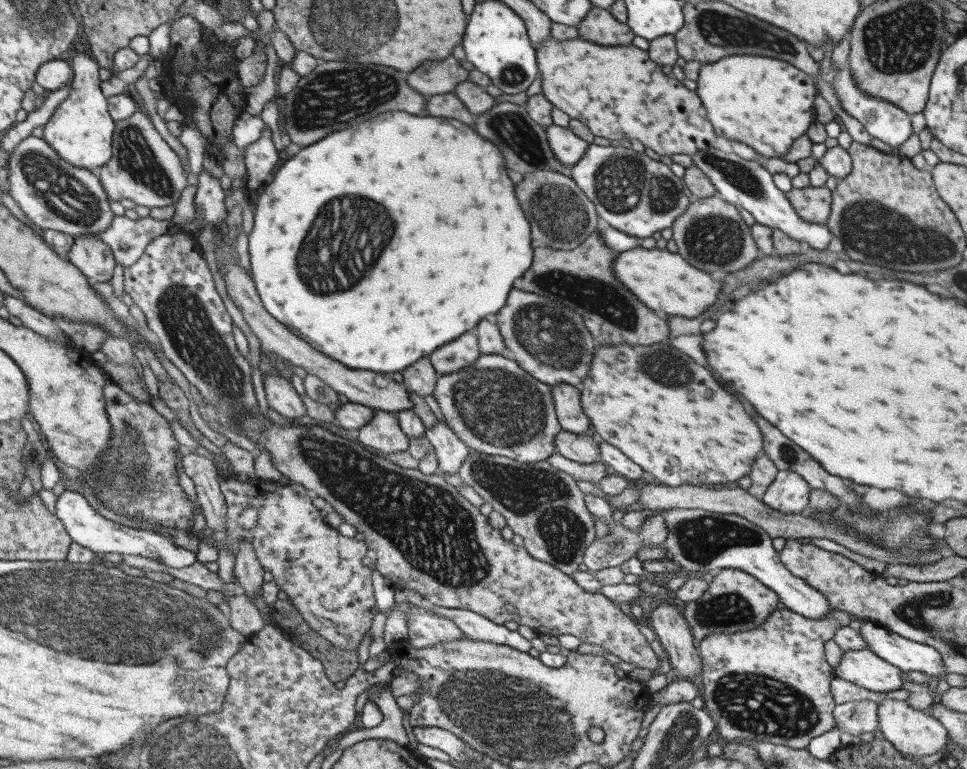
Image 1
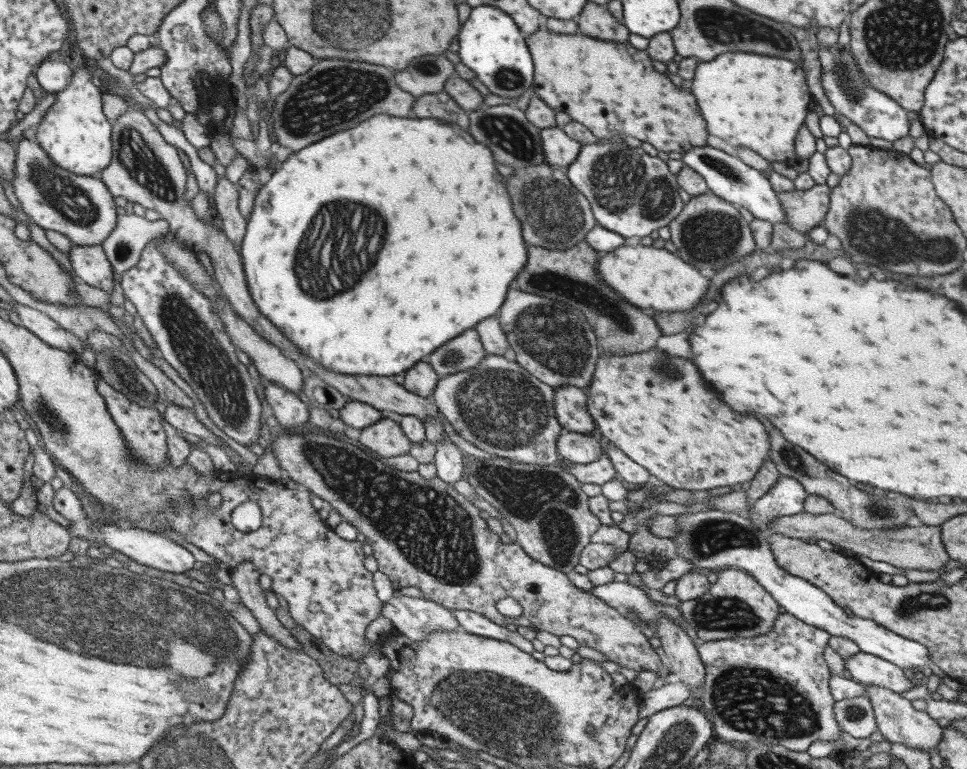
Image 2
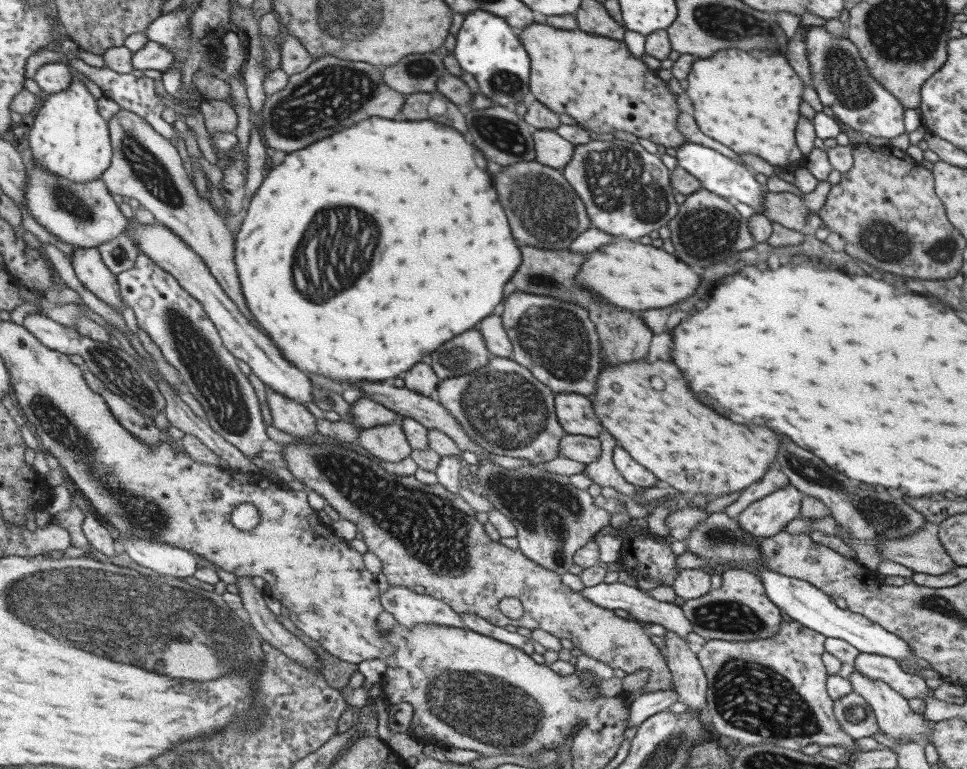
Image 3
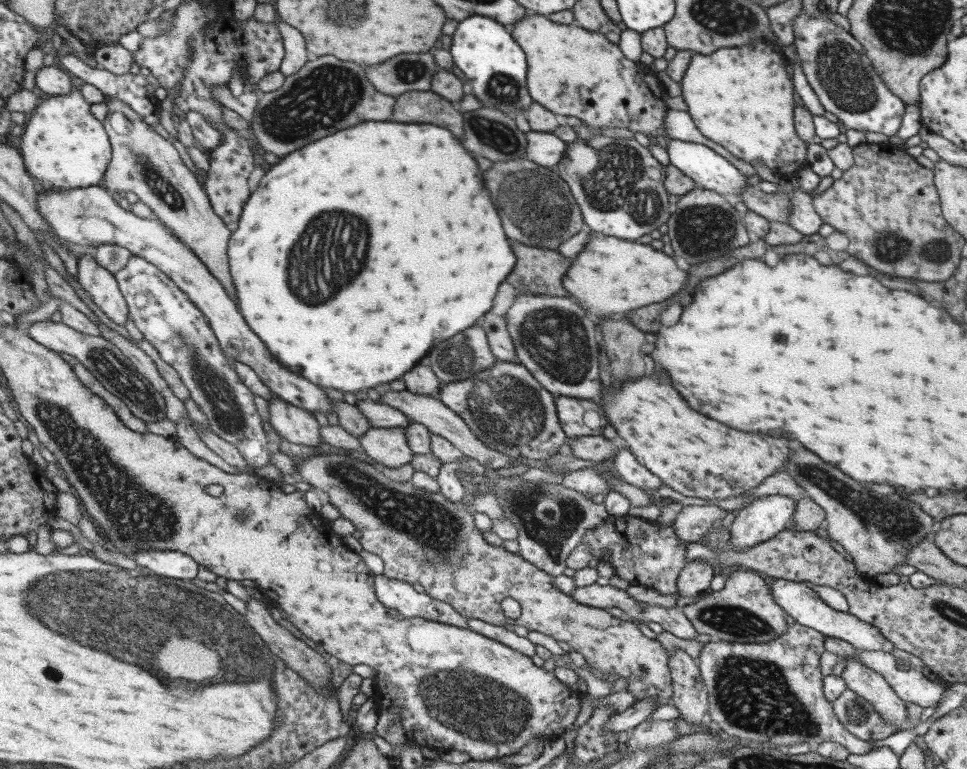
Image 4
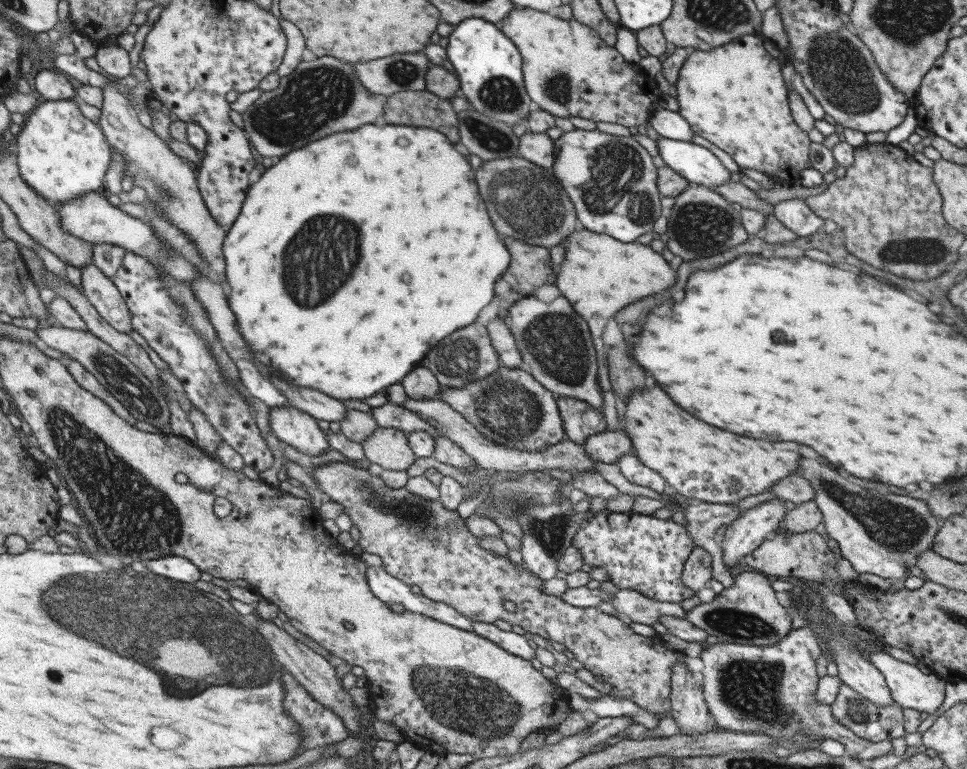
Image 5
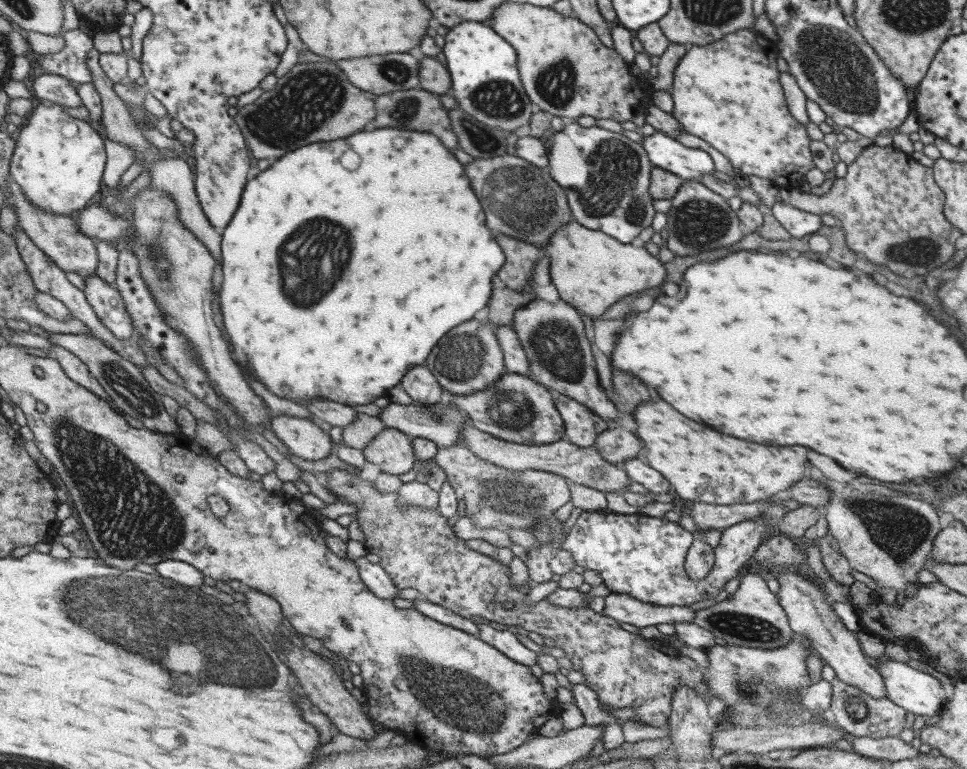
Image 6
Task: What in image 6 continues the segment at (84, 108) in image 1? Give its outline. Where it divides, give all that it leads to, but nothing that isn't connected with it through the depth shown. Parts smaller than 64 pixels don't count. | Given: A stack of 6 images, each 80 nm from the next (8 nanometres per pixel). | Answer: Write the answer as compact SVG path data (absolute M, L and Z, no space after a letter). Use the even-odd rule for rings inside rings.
M57 103L51 106L38 105L29 119L24 122L16 133L17 146L12 157L11 178L17 181L31 204L43 208L45 212L59 216L74 216L87 208L93 196L101 190L104 182L105 164L108 152L101 134L93 127L93 123L85 118L75 118L68 113L65 105Z

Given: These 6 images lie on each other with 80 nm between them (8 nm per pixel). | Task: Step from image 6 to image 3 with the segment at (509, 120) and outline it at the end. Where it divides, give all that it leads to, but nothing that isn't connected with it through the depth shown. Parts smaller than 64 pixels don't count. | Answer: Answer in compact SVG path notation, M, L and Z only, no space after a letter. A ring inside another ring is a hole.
M473 10L465 16L457 36L455 36L455 50L453 58L459 62L459 66L465 72L469 72L479 86L479 92L489 98L493 105L512 108L516 102L521 102L523 95L529 91L528 80L530 62L526 50L520 43L518 36L511 32L511 27L496 14L483 12L483 10Z

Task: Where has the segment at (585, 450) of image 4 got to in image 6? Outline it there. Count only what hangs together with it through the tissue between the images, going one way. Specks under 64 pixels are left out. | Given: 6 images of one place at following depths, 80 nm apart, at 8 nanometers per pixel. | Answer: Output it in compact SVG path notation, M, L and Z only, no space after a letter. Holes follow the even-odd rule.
M614 425L600 432L592 446L603 460L618 465L642 454L642 442L631 432Z

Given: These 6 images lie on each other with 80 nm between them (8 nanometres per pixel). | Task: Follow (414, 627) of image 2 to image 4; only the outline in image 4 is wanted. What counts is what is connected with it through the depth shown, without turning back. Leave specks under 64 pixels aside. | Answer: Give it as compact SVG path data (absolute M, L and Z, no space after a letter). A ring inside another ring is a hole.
M375 575L374 578L374 591L377 595L379 602L387 608L397 610L398 616L403 618L413 618L418 616L425 620L440 622L441 624L448 624L449 626L456 626L457 628L467 629L466 618L461 616L450 604L435 600L425 593L416 592L409 583L391 580L386 576Z

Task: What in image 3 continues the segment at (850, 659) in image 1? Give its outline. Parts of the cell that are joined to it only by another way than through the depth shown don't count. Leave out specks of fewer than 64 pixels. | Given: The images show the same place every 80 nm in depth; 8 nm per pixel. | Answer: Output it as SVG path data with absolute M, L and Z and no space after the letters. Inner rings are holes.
M858 653L852 667L869 680L881 680L906 700L918 699L924 703L925 697L933 697L933 691L927 688L920 675L906 674L893 658Z

